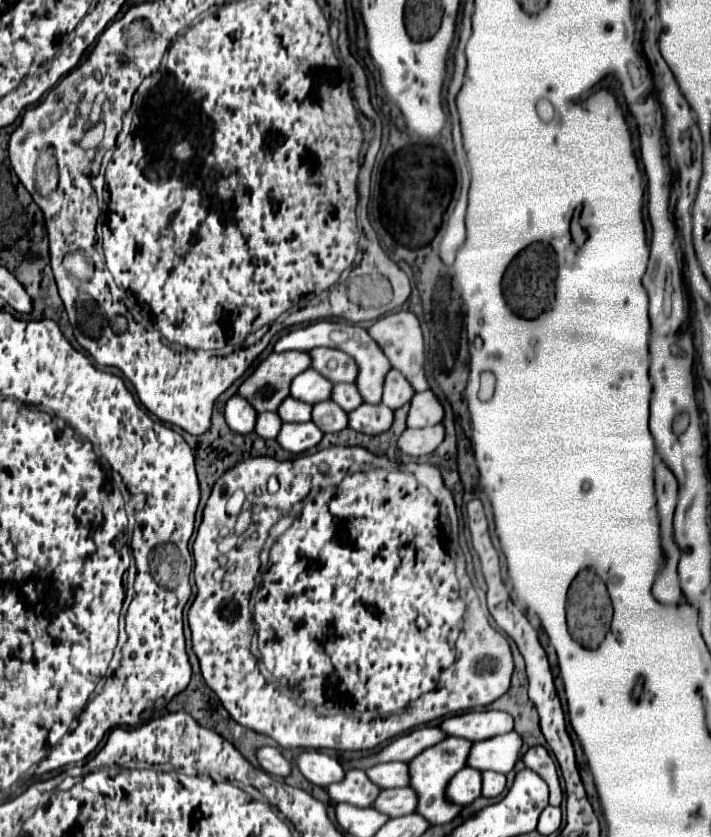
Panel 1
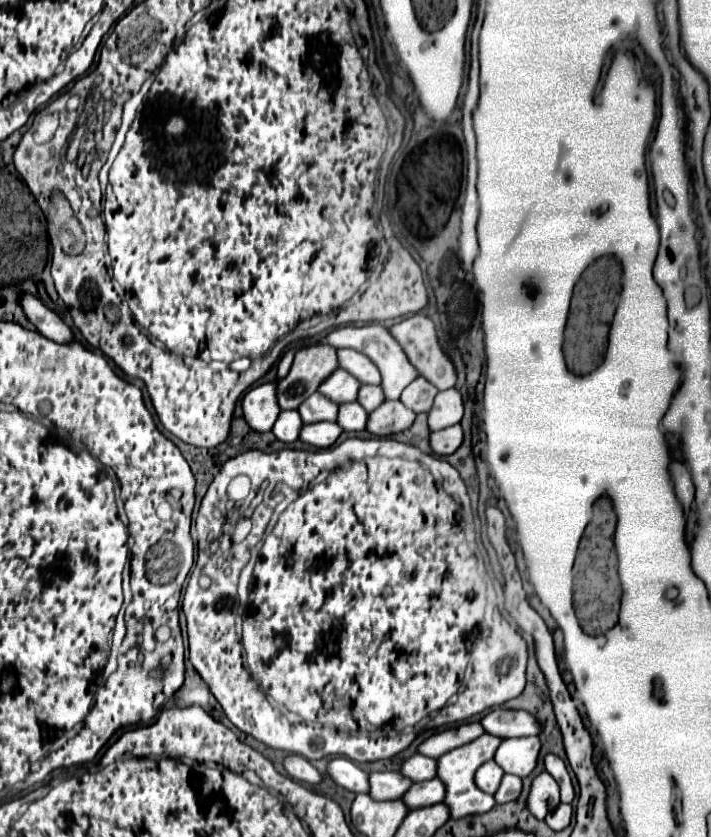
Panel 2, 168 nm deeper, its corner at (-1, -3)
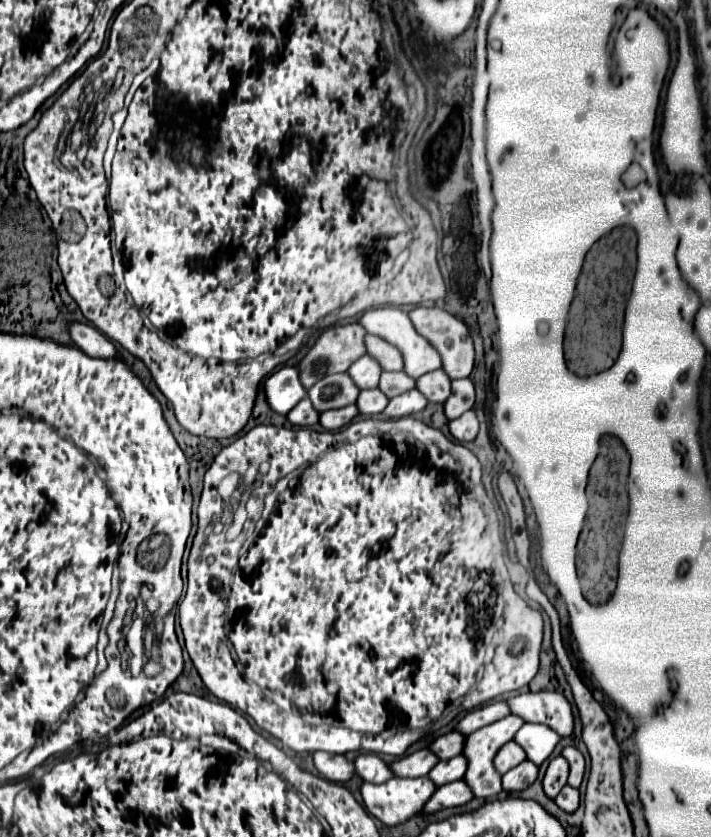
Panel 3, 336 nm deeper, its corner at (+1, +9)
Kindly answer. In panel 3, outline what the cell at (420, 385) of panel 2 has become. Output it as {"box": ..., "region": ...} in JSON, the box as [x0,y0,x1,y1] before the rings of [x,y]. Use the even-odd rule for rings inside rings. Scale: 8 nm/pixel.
{"box":[419,370,451,404],"region":[[[435,370],[435,372],[427,372],[419,378],[419,392],[423,392],[423,396],[429,402],[439,402],[443,404],[449,394],[451,394],[451,380],[443,370]]]}

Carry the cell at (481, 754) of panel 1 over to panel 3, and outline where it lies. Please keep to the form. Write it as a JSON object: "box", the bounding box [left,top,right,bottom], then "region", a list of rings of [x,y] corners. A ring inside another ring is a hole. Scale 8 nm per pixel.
{"box":[513,724,561,766],"region":[[[523,724],[523,728],[519,728],[519,732],[513,736],[513,742],[523,746],[527,758],[539,766],[543,760],[549,758],[555,744],[559,742],[559,738],[561,736],[557,732],[553,732],[549,726]]]}

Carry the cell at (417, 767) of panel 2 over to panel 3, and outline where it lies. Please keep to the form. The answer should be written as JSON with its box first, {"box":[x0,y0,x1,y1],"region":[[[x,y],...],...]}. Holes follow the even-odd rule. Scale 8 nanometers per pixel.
{"box":[427,732,463,760],"region":[[[449,732],[449,734],[445,734],[445,736],[439,736],[439,738],[435,738],[429,746],[427,746],[427,750],[429,752],[435,752],[441,760],[451,760],[453,756],[459,756],[461,754],[461,750],[463,750],[463,734],[459,734],[459,732]]]}

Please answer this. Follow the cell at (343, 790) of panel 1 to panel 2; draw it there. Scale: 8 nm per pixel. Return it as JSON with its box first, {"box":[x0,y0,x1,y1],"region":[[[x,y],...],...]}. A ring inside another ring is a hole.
{"box":[369,772,413,800],"region":[[[375,772],[369,778],[373,800],[397,800],[401,798],[413,784],[411,778],[401,772]]]}

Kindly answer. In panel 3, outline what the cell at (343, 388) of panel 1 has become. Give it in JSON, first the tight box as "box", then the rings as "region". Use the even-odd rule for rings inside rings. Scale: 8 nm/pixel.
{"box":[379,372,415,398],"region":[[[383,372],[383,376],[379,378],[379,390],[387,398],[397,396],[401,392],[407,392],[411,388],[415,388],[415,380],[403,372]]]}

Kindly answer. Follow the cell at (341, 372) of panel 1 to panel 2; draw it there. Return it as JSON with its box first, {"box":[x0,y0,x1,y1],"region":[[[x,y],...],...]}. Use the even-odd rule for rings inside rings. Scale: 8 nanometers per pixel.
{"box":[339,350,381,384],"region":[[[339,350],[339,360],[341,360],[341,368],[345,368],[347,372],[351,372],[353,376],[357,376],[363,384],[381,384],[381,374],[379,368],[361,352],[355,350]]]}

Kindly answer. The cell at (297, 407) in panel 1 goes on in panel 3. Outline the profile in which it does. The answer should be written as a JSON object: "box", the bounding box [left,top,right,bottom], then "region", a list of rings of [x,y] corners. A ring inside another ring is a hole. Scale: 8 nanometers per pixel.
{"box":[309,372,359,410],"region":[[[343,372],[343,374],[331,374],[319,380],[311,390],[309,390],[309,400],[323,410],[331,408],[343,408],[349,404],[355,404],[359,394],[359,388],[353,384],[353,380]]]}

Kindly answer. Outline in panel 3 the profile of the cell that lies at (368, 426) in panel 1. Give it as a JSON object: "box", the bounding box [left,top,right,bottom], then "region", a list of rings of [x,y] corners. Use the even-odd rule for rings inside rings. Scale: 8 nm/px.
{"box":[381,390,429,418],"region":[[[411,390],[411,392],[403,392],[395,398],[389,400],[387,408],[381,412],[385,418],[403,418],[403,416],[411,416],[421,412],[429,402],[425,400],[425,396],[419,390]]]}

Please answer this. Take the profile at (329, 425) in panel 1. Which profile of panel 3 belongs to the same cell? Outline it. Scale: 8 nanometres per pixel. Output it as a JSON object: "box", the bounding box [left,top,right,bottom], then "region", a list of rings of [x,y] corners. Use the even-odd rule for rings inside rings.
{"box":[355,388,389,416],"region":[[[375,388],[375,390],[361,390],[355,406],[361,416],[377,416],[383,412],[387,402],[389,402],[387,396]]]}

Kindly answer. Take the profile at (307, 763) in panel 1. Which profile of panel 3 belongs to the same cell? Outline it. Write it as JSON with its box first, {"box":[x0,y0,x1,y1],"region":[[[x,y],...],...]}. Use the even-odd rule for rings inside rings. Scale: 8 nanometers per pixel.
{"box":[353,754,393,784],"region":[[[359,754],[355,760],[353,760],[353,766],[355,766],[355,772],[365,780],[365,782],[375,782],[375,784],[381,784],[389,778],[393,778],[389,766],[385,764],[385,760],[381,760],[379,756],[375,754]]]}

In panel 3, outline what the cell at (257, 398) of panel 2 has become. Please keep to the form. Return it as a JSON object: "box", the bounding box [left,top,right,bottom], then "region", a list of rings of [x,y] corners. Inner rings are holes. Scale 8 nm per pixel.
{"box":[261,366,307,414],"region":[[[283,366],[275,370],[263,380],[261,388],[269,408],[277,414],[287,414],[307,394],[299,382],[295,366]]]}

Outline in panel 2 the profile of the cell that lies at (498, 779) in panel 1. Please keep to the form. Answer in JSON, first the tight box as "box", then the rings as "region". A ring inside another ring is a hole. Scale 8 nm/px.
{"box":[495,774,523,804],"region":[[[505,774],[505,780],[501,780],[499,790],[495,792],[495,800],[497,800],[497,804],[517,800],[521,790],[523,790],[523,778],[519,778],[515,774]]]}

